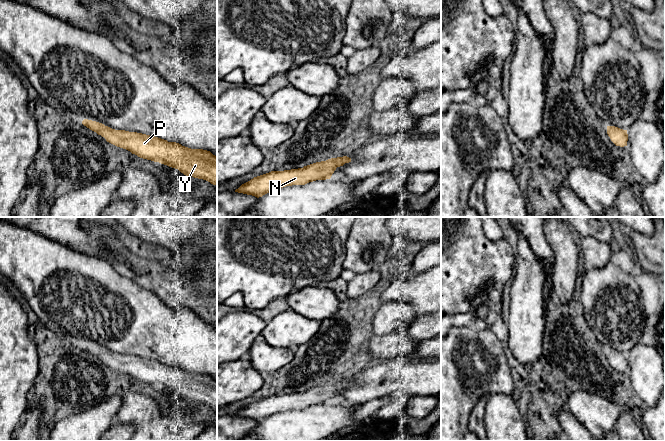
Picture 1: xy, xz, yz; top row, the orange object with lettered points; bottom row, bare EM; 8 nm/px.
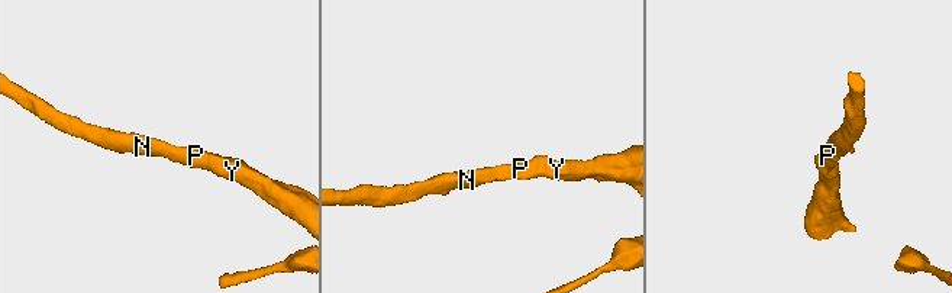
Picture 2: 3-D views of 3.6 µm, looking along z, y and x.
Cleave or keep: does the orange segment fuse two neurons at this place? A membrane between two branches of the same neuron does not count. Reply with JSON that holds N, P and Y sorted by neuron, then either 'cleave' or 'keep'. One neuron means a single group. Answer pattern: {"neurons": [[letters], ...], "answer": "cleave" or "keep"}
{"neurons": [["N", "P", "Y"]], "answer": "keep"}

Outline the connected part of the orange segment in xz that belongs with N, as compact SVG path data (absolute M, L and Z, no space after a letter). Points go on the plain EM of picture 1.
M343 380L316 386L303 392L271 395L254 401L250 405L242 408L235 416L259 422L270 415L286 410L305 409L316 404L330 403L337 391L349 386L351 386L351 382Z

